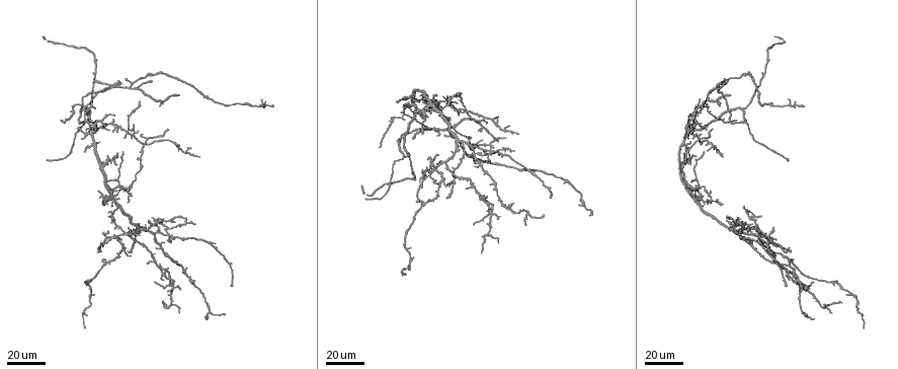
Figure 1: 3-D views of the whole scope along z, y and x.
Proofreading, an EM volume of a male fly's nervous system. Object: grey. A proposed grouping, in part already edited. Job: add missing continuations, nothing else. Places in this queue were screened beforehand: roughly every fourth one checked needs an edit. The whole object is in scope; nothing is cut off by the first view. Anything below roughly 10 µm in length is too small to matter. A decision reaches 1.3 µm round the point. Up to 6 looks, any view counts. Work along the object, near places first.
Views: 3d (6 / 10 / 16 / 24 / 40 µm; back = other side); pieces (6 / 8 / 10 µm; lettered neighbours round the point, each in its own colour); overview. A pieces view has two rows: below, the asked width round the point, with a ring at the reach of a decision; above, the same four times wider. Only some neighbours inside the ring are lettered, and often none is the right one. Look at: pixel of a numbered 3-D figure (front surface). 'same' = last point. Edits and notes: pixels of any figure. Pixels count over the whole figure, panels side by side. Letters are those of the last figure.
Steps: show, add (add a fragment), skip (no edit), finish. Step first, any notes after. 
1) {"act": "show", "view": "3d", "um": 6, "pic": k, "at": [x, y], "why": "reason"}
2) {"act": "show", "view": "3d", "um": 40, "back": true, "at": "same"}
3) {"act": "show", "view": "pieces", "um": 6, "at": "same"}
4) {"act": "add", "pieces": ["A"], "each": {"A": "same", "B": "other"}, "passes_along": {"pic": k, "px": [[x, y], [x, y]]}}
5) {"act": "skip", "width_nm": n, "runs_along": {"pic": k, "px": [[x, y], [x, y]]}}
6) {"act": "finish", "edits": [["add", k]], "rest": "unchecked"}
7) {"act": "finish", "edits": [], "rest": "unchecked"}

{"act": "show", "view": "3d", "um": 40, "pic": 1, "at": [438, 136], "why": "thin end"}

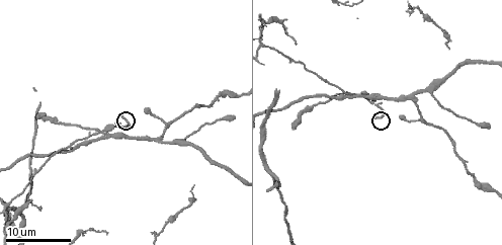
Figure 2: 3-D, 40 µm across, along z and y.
{"act": "show", "view": "pieces", "um": 8, "pic": 2, "at": [120, 116], "why": "see the neighbours"}

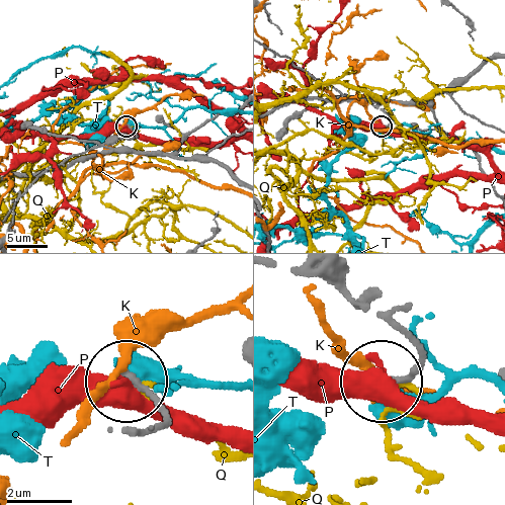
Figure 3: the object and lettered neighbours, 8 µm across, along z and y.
{"act": "skip", "each": {"K": "other", "P": "other", "Q": "other", "T": "other"}, "found": "no lettered fragment goes on from it"}

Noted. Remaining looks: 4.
{"act": "show", "view": "3d", "um": 24, "pic": 1, "at": [123, 152], "why": "an open end"}

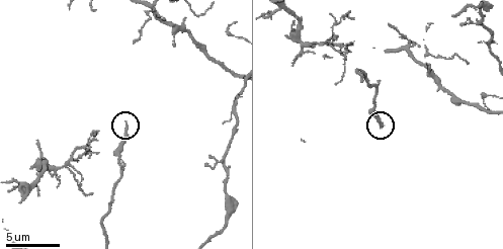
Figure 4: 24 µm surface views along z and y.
{"act": "show", "view": "pieces", "um": 6, "pic": 4, "at": [125, 124]}

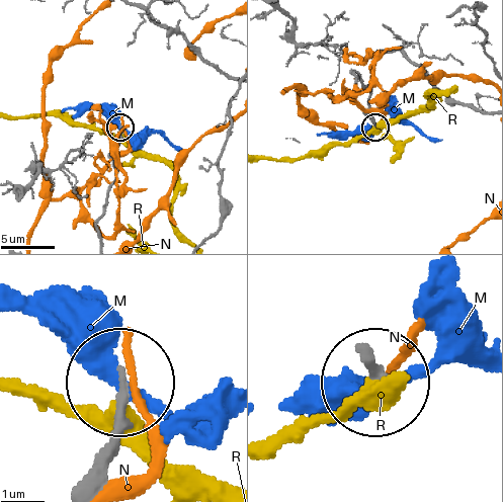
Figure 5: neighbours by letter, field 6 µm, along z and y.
{"act": "skip", "each": {"M": "other", "N": "other", "R": "other"}, "found": "no lettered fragment goes on from it"}

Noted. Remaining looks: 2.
{"act": "show", "view": "3d", "um": 24, "pic": 1, "at": [364, 198], "why": "branch stops here"}

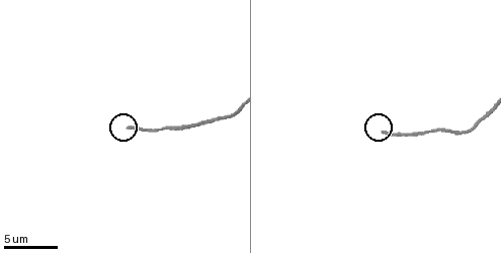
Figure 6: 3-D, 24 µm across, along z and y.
{"act": "show", "view": "pieces", "um": 6, "pic": 6, "at": [383, 132], "why": "what lies round it"}

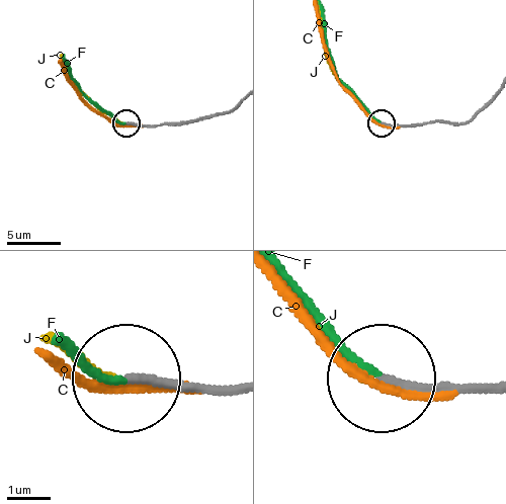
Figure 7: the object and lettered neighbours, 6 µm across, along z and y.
{"act": "add", "pieces": ["F"], "each": {"C": "other", "F": "same", "J": "other"}, "passes_along": {"pic": 7, "px": [[488, 386], [383, 382], [281, 269]]}, "found": "it goes on there"}

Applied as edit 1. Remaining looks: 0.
{"act": "finish", "edits": [["add", 7]], "rest": "unchecked"}

